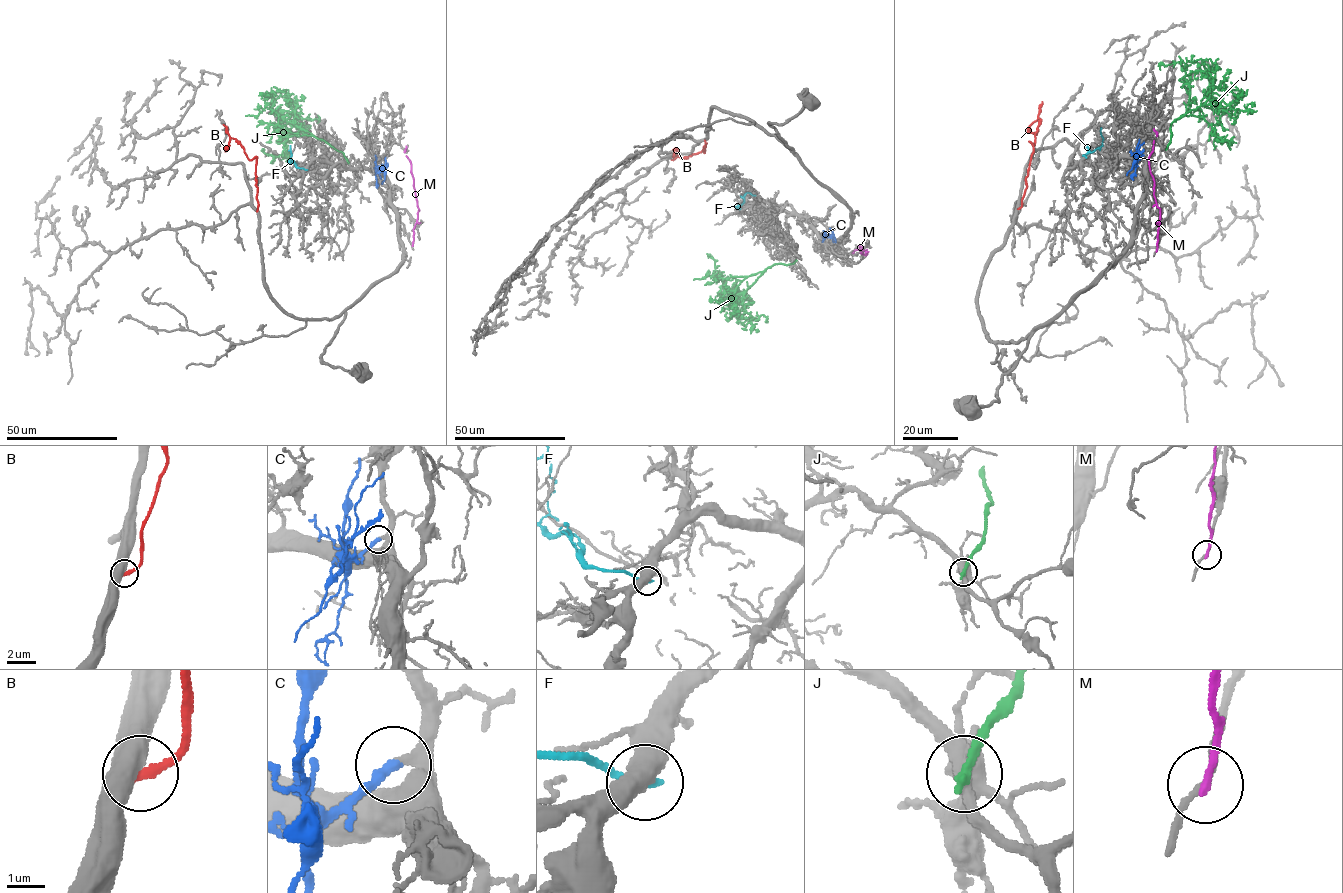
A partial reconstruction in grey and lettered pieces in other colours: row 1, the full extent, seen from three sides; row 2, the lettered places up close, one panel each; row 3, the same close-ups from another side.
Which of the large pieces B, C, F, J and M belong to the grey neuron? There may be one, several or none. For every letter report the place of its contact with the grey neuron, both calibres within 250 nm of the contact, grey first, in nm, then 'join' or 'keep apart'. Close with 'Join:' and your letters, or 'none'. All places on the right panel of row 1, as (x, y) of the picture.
B: contact (1018, 208); calibres 550 and 200 nm; keep apart
C: contact (1143, 155); calibres 220 and 280 nm; join
F: contact (1086, 157); calibres 500 and 240 nm; keep apart
J: contact (1166, 148); calibres 360 and 300 nm; keep apart
M: contact (1156, 251); calibres 190 and 190 nm; keep apart
Join: C

